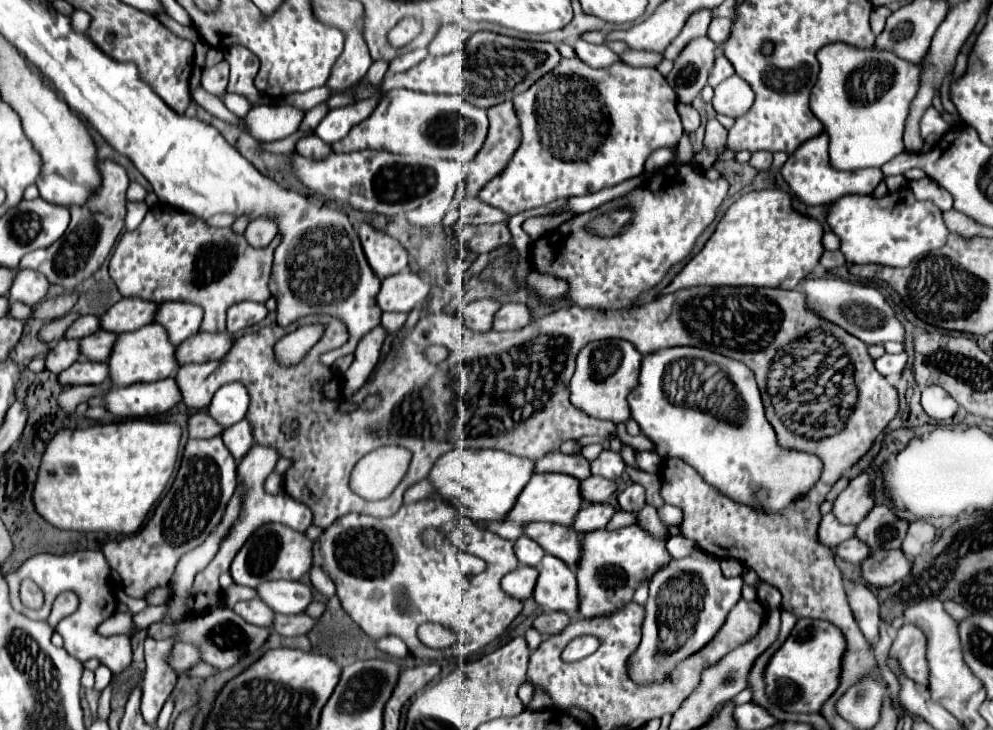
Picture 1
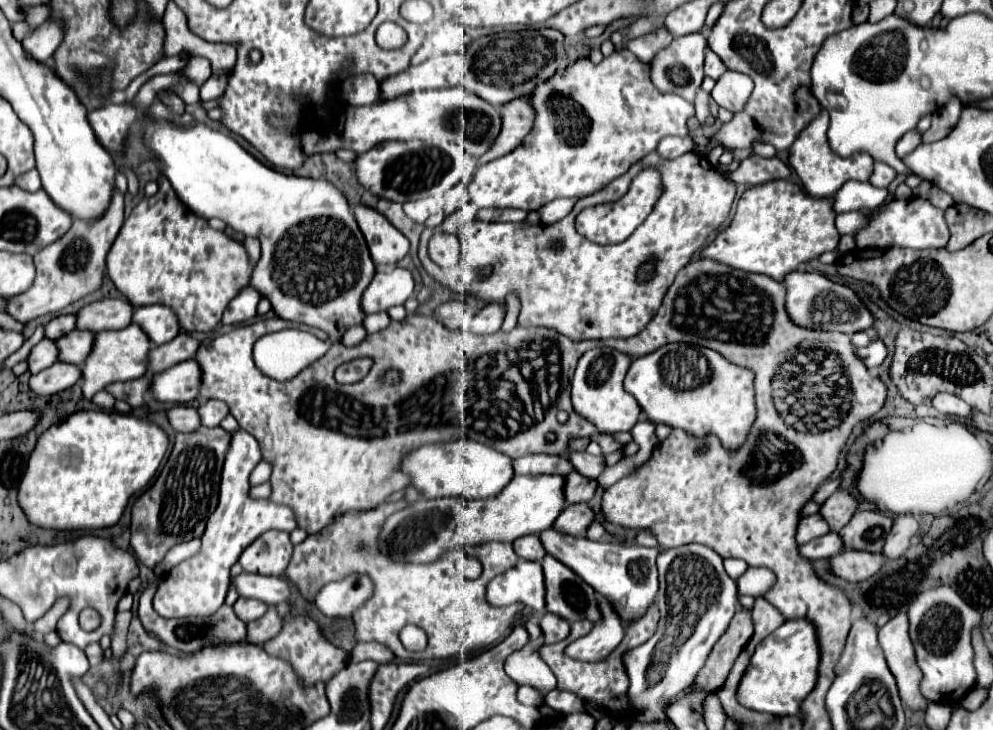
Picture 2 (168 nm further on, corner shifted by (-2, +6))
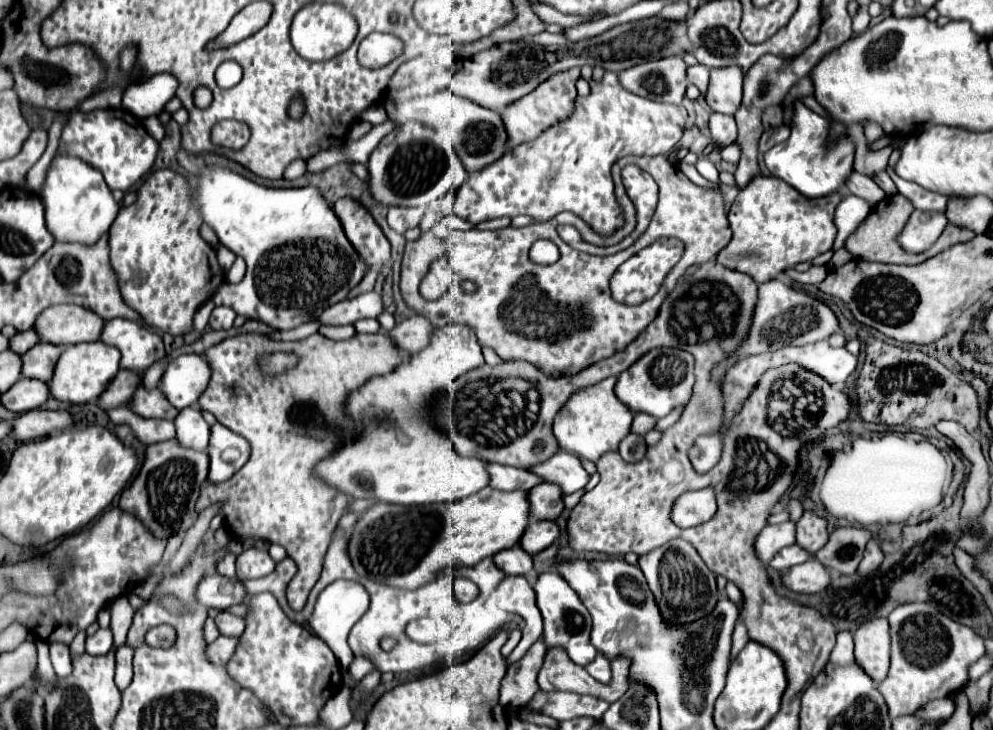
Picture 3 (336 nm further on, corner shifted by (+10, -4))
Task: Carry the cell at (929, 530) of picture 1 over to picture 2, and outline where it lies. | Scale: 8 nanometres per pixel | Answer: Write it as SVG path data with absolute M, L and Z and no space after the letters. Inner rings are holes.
M911 514L899 516L893 522L893 528L891 528L891 532L885 538L881 554L885 558L899 558L899 556L903 556L905 550L909 548L911 536L915 536L917 530L919 530L919 522L917 522L915 516L911 516Z

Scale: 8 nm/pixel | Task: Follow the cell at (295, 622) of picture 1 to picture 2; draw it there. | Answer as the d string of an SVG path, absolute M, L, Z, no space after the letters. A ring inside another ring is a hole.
M269 606L269 610L265 612L263 618L253 620L247 624L247 638L245 642L249 644L263 644L269 638L273 638L277 632L281 630L281 616L275 612L273 606Z

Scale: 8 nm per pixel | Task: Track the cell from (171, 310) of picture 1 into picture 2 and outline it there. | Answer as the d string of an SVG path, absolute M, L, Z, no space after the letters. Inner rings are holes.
M161 304L135 308L131 322L141 326L141 330L145 330L147 338L155 346L161 346L179 334L179 322L177 322L173 310L165 308Z

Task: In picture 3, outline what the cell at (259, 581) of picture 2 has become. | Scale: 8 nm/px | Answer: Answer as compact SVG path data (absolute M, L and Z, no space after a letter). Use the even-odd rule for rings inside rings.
M209 574L201 580L197 588L197 600L207 608L227 610L235 604L243 604L247 600L247 590L235 578L225 578L221 574Z

